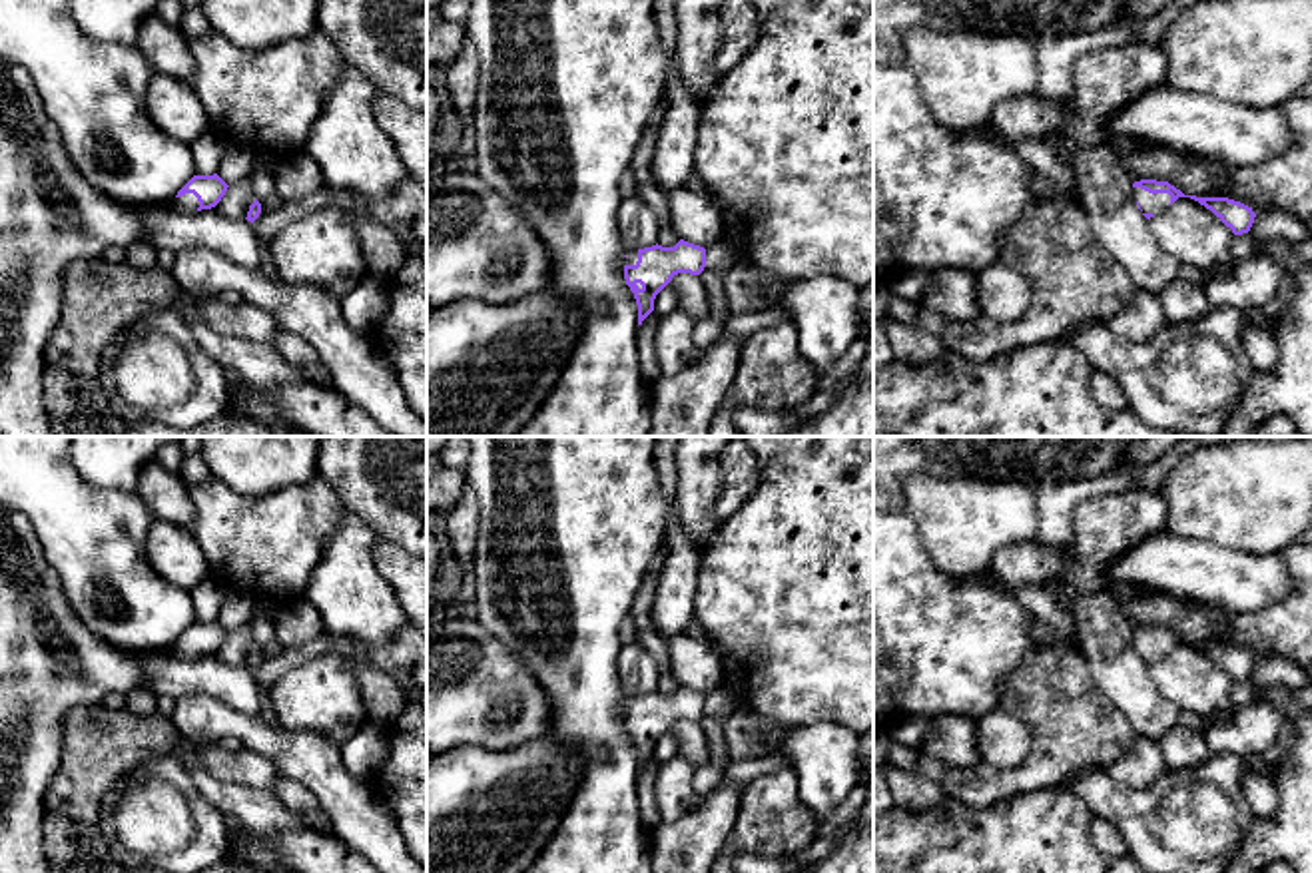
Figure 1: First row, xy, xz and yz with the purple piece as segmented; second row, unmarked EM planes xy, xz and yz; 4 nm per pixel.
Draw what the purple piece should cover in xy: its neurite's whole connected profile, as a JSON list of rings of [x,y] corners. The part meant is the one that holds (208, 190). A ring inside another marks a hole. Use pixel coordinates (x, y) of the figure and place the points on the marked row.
[[[193,175],[175,195],[173,205],[183,211],[215,207],[227,191],[227,183],[217,175]]]

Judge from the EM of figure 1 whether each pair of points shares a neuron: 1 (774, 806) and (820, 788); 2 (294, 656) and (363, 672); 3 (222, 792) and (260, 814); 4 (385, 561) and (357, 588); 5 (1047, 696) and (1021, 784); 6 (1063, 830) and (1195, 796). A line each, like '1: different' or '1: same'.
1: different
2: same
3: same
4: different
5: same
6: different

